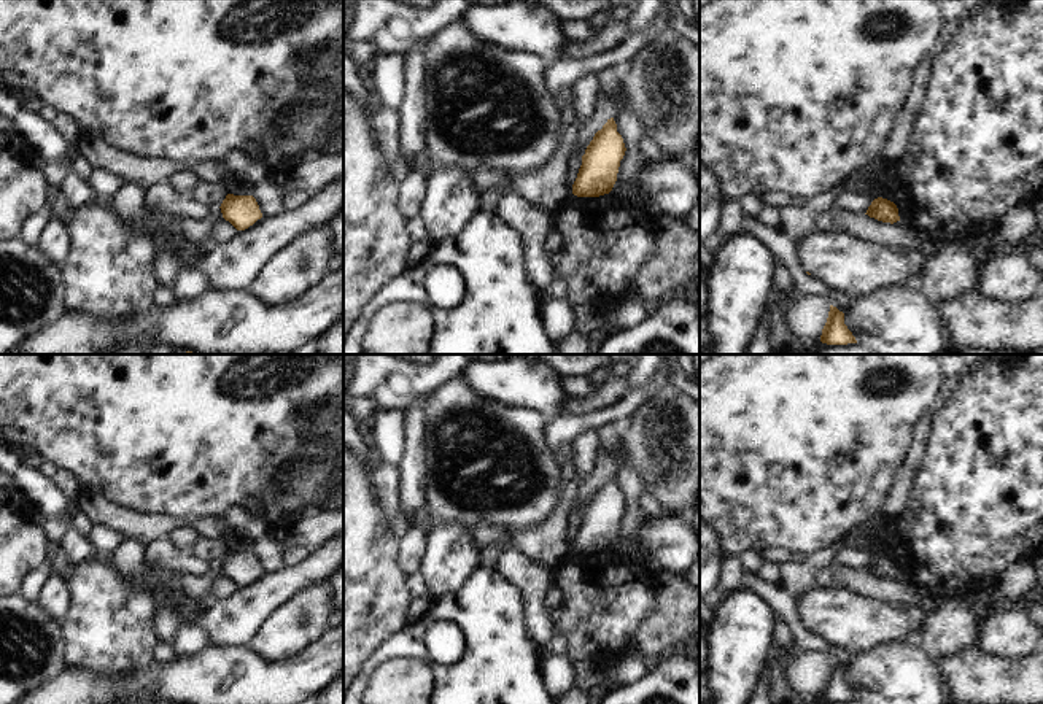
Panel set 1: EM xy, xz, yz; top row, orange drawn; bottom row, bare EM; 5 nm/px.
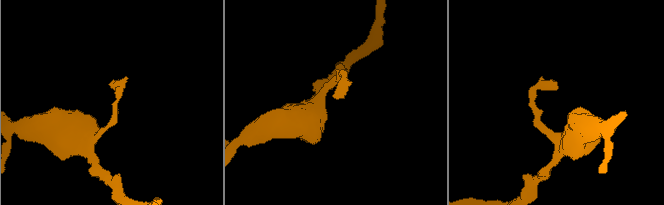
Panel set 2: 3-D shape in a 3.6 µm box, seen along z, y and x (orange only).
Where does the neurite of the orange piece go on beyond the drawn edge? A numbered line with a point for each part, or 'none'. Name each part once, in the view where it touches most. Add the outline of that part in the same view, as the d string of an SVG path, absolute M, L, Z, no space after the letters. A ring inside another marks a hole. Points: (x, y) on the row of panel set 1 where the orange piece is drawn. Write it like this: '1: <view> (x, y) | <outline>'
none

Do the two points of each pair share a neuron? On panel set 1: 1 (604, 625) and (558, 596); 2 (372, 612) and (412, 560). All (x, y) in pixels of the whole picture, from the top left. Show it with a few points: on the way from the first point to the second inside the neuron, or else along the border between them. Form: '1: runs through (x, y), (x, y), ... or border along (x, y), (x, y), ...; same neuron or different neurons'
1: runs through (593, 614), (576, 596), (569, 596); same neuron
2: border along (399, 537), (398, 566), (406, 574); different neurons

